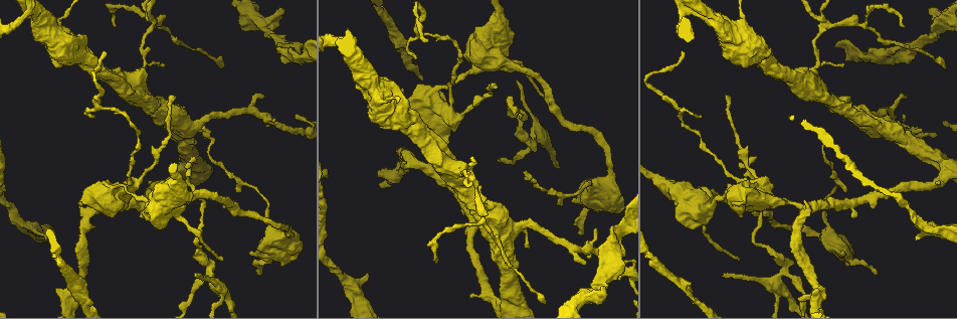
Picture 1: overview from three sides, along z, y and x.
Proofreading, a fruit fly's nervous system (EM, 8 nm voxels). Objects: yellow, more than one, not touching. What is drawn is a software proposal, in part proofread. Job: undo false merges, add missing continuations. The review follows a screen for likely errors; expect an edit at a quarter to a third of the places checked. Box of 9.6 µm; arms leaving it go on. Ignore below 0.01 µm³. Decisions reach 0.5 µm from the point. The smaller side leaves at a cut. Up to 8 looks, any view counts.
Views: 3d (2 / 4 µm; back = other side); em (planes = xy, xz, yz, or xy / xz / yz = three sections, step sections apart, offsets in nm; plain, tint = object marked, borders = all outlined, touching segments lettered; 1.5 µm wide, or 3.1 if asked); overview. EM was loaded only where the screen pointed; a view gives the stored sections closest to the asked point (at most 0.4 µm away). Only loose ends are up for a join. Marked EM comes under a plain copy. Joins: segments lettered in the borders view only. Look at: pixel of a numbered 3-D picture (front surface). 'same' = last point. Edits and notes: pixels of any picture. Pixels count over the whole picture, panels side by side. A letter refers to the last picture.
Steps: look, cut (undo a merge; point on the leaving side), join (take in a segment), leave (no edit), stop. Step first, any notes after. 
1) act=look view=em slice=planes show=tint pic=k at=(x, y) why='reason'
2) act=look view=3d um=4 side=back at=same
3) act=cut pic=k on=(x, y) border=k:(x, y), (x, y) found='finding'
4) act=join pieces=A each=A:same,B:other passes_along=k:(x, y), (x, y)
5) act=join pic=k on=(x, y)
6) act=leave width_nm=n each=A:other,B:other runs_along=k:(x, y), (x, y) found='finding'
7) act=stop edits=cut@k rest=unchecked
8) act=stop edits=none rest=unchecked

act=look view=3d um=2 pic=1 at=(365, 274) why='stops while still wide'

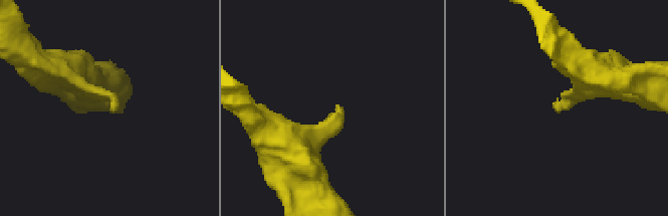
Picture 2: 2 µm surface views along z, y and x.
act=look view=em slice=planes show=borders pic=2 at=(112, 108) why='shape alone is not enough'

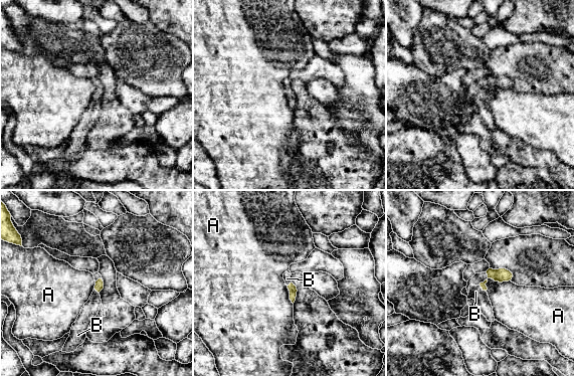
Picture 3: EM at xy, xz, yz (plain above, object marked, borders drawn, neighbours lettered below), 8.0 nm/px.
act=join pieces=B each=A:other,B:same passes_along=3:(99, 287), (96, 290), (90, 309) found='the neuron continues'

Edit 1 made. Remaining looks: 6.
act=look view=em slice=planes show=borders pic=1 at=(589, 298) why='branch point'

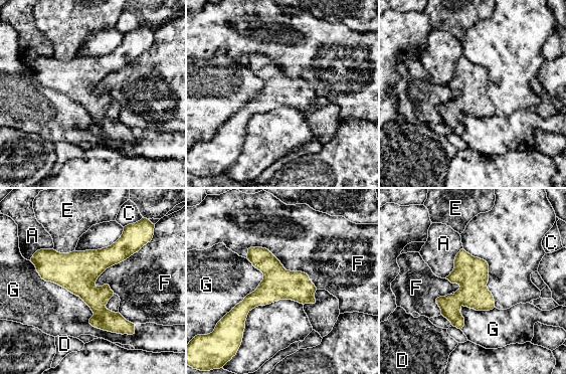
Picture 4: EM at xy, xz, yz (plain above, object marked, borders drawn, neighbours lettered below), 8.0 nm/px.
act=leave each=A:other,C:other,D:other,E:other,F:other,G:other runs_along=4:(39, 253), (114, 322), (132, 326) found='one neuron here'

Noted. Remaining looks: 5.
act=look view=em slice=planes show=tint pic=1 at=(195, 277) why='free end'

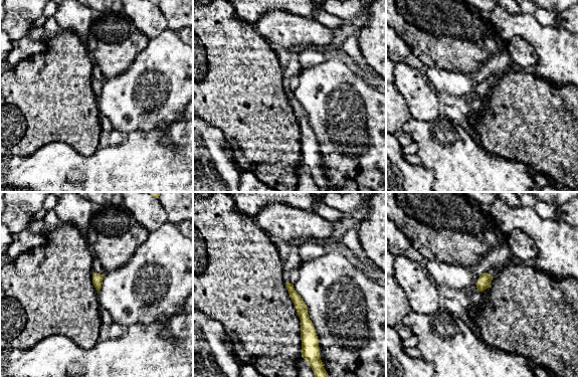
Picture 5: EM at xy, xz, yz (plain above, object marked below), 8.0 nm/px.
act=look view=em slice=planes show=borders at=same

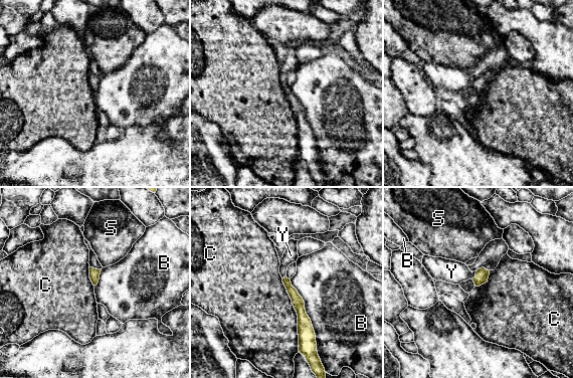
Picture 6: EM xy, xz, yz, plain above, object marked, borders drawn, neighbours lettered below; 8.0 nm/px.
act=join pieces=Y width_nm=80 each=B:other,C:other,S:other,Y:same passes_along=6:(482, 274), (475, 274), (451, 271) found='the neuron continues'

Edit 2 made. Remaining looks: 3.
act=stop edits=join@3,join@6 rest=unchecked

